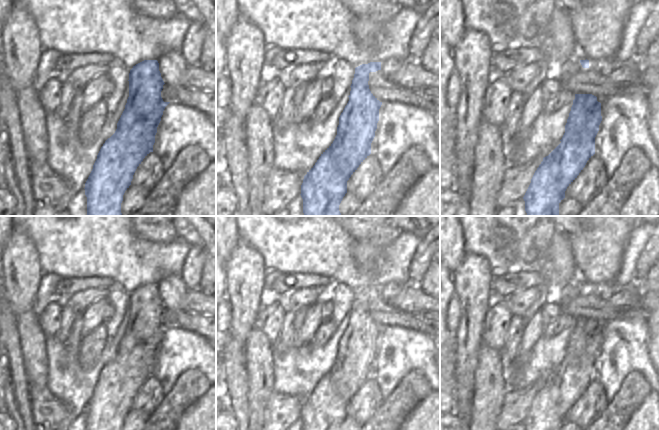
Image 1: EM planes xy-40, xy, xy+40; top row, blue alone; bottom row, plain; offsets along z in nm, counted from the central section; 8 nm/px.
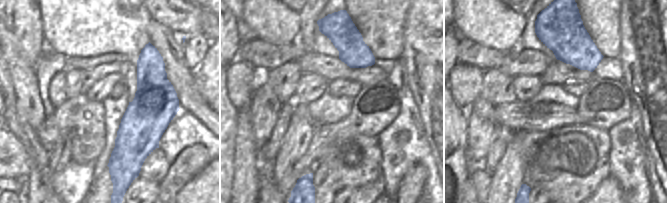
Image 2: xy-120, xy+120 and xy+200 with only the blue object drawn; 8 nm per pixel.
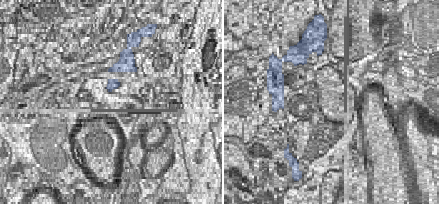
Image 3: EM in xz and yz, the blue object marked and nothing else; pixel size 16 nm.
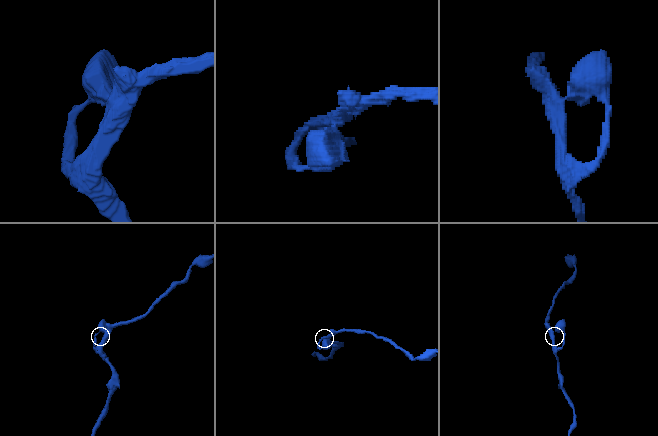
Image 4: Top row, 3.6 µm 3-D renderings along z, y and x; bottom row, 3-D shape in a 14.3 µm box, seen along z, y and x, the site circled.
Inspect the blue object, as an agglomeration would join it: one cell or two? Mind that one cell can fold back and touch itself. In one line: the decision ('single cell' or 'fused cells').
single cell

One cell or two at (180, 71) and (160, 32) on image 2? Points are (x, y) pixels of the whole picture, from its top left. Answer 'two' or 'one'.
one

